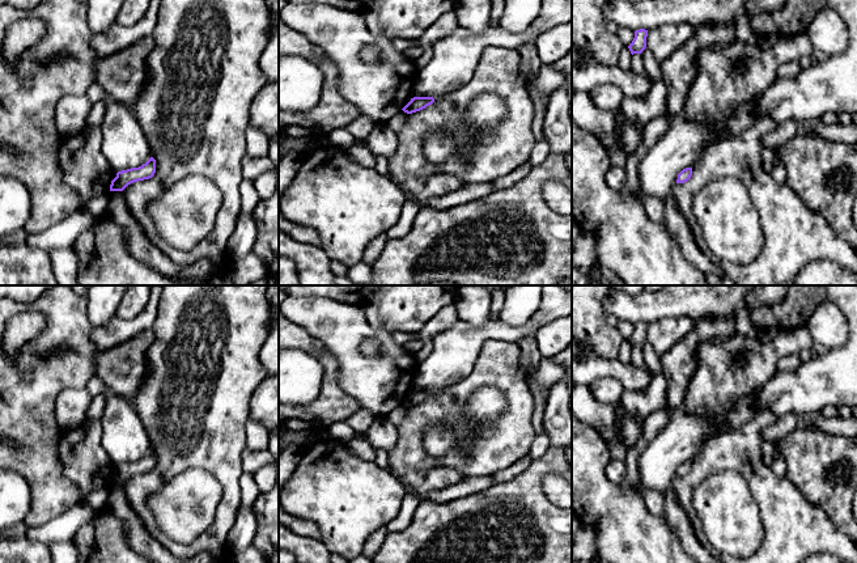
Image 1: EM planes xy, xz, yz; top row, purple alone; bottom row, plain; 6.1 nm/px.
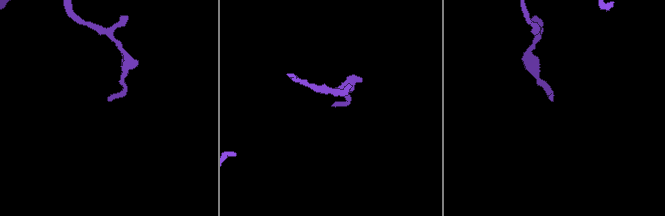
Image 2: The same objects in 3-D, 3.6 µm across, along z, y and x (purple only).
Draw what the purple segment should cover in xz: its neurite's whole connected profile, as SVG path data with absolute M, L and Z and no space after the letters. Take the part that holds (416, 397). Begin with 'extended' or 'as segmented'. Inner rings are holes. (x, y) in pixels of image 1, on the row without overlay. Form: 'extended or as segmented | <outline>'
as segmented | M413 390L402 403L407 407L412 407L425 402L433 395L434 395L433 390Z

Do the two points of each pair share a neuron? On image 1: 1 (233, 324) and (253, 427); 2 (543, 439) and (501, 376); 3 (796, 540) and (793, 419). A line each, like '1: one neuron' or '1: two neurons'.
1: two neurons
2: two neurons
3: two neurons

